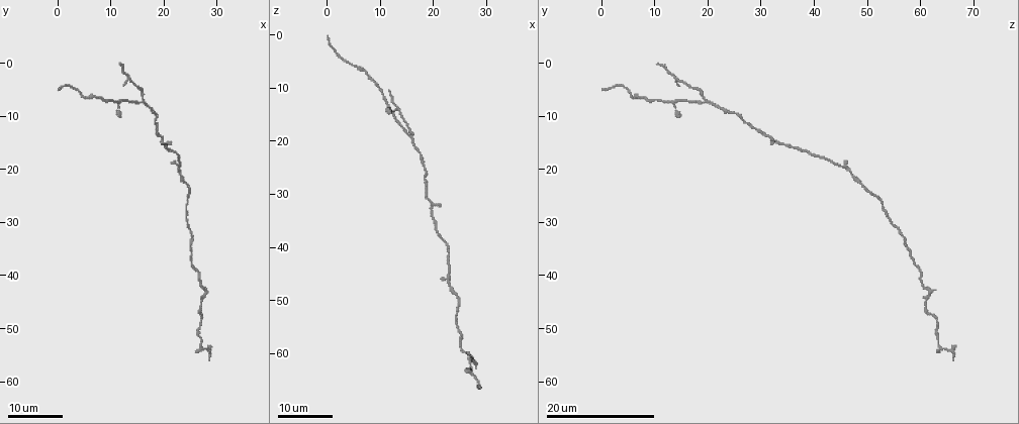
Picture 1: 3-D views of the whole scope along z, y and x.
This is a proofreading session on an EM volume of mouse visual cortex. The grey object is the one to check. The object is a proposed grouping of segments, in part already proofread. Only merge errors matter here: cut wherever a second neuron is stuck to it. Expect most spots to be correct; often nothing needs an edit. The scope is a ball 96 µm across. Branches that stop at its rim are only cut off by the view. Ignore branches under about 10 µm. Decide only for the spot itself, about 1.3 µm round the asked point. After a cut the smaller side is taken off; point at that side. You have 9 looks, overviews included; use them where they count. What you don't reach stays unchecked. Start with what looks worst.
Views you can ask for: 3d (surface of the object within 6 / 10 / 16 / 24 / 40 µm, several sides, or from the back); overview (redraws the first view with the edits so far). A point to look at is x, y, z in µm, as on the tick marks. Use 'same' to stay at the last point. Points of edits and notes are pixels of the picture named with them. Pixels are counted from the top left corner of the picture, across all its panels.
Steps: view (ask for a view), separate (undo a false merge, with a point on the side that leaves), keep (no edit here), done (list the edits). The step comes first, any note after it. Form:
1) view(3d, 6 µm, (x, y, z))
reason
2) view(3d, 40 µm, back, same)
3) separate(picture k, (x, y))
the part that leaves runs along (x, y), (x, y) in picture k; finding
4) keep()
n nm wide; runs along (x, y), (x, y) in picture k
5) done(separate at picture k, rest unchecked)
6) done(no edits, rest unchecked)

view(3d, 24 µm, (16.0, 7.5, 19.5))
three arms meet

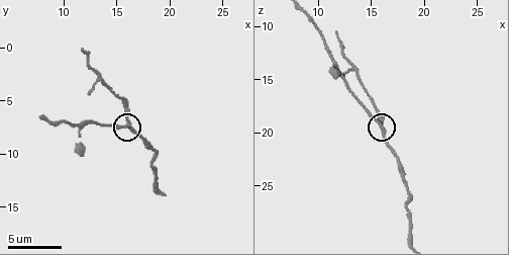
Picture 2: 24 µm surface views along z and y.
view(3d, 6 µm, (16.0, 7.2, 19.8))

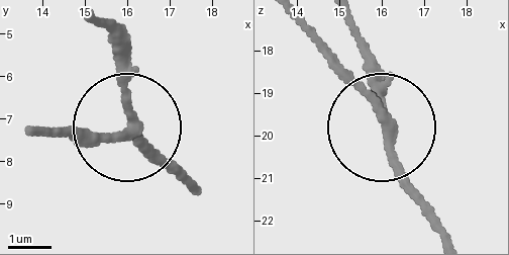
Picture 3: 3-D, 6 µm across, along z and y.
keep()
side arm 14 µm; runs along (188, 187), (130, 125), (127, 43) in picture 3; all the same neuron

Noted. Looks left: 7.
view(3d, 6 µm, (11.2, 7.4, 13.0))
three arms meet

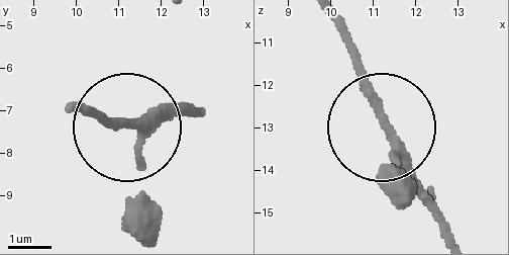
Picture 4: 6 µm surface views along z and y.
keep()
runs along (450, 233), (338, 29) in picture 4; all the same neuron

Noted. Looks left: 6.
view(3d, 16 µm, (25.0, 34.5, 57.5))
sudden change in width

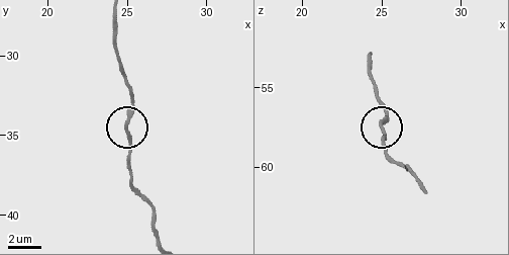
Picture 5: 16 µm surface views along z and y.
view(3d, 10 µm, (25.0, 34.8, 57.4))
zoom in

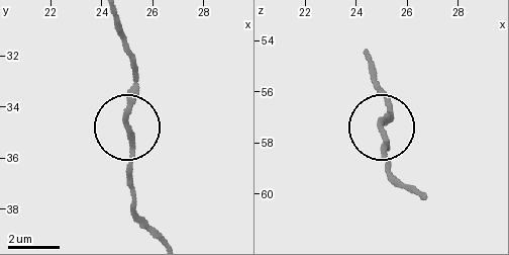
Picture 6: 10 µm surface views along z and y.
keep()
one neuron here

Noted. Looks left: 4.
view(3d, 16 µm, (27.5, 44.0, 61.0))
calibre changes

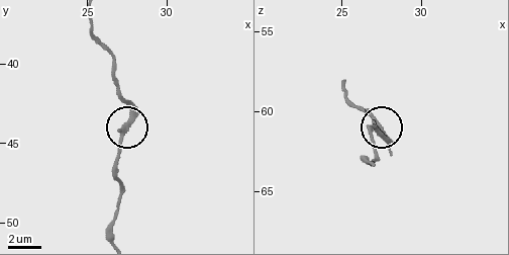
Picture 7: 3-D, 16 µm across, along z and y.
view(3d, 6 µm, (27.3, 44.1, 61.2))
zoom in

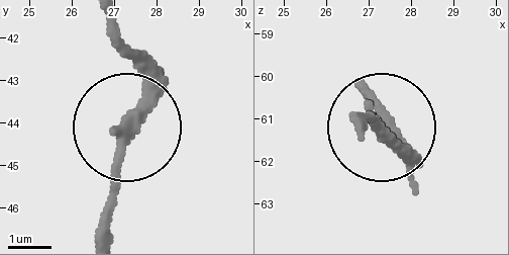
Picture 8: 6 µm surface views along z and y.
keep()
runs along (107, 26), (146, 91), (114, 168), (114, 233) in picture 8; one neuron here

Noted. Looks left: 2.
done(no edits, rest unchecked)

